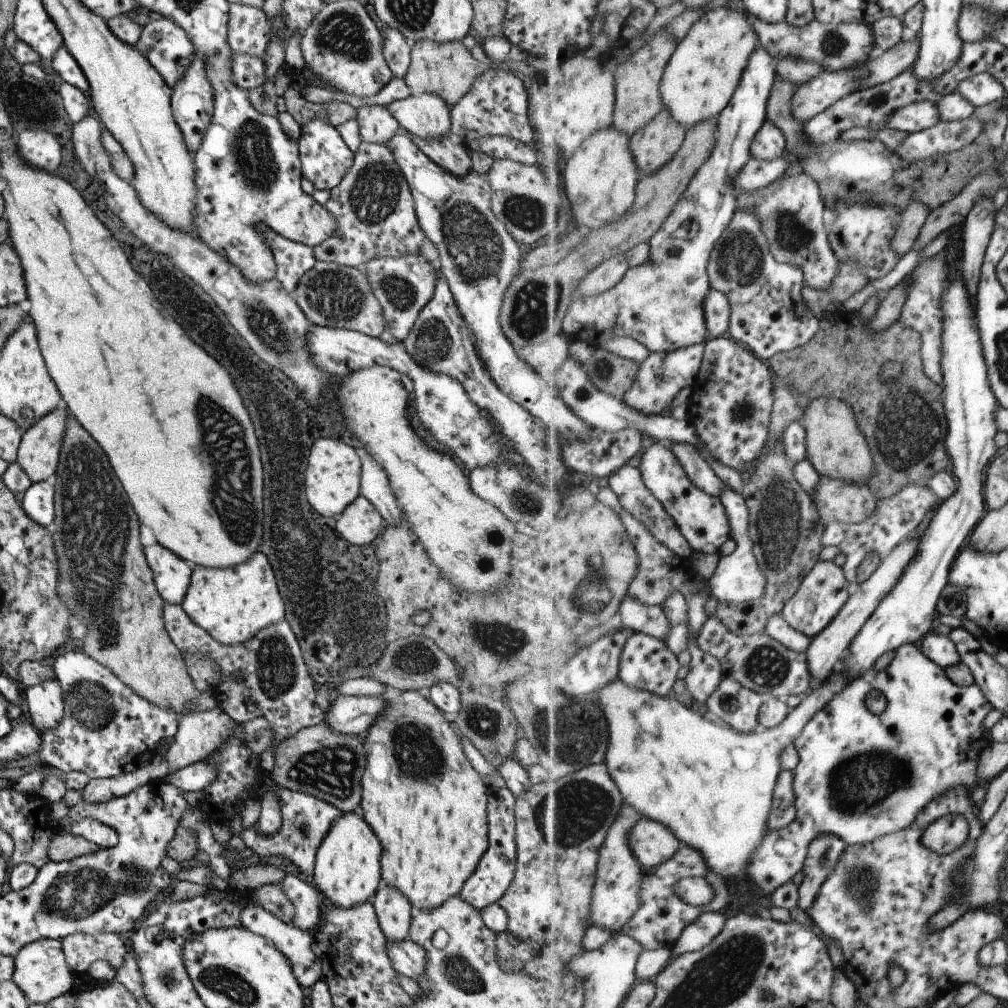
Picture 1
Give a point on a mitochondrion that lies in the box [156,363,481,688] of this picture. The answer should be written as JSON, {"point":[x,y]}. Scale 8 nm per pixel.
{"point":[225,439]}

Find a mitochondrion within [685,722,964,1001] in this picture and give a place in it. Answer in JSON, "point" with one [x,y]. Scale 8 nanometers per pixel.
{"point":[857,786]}

